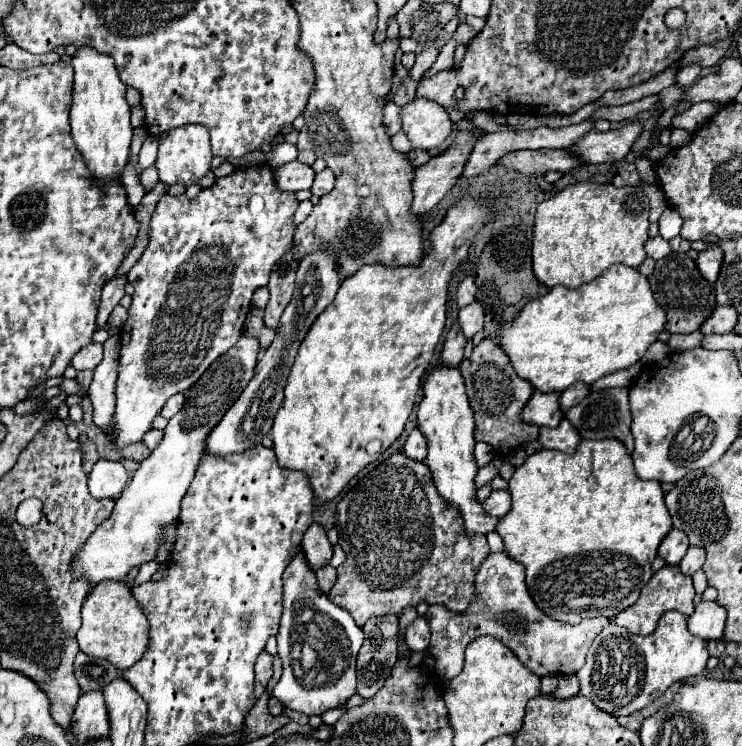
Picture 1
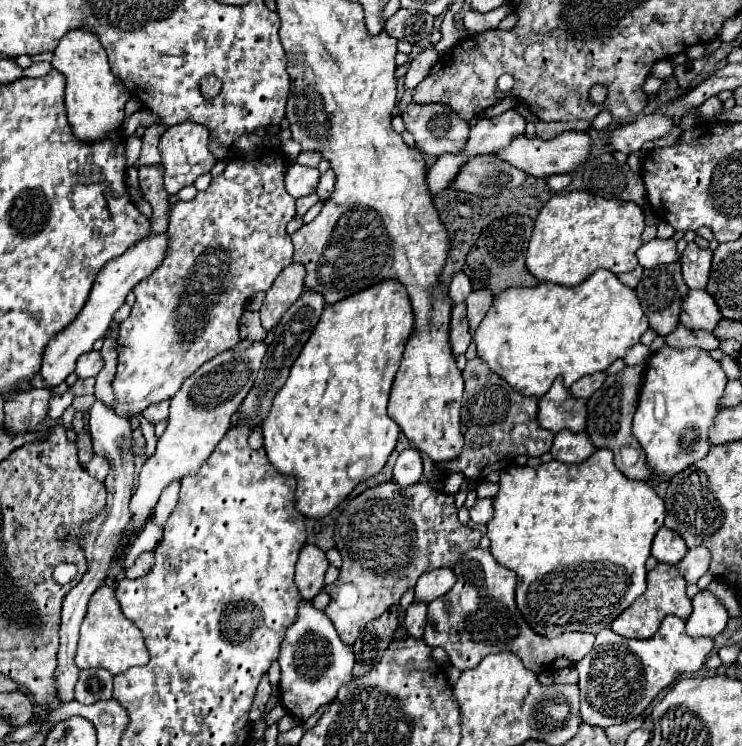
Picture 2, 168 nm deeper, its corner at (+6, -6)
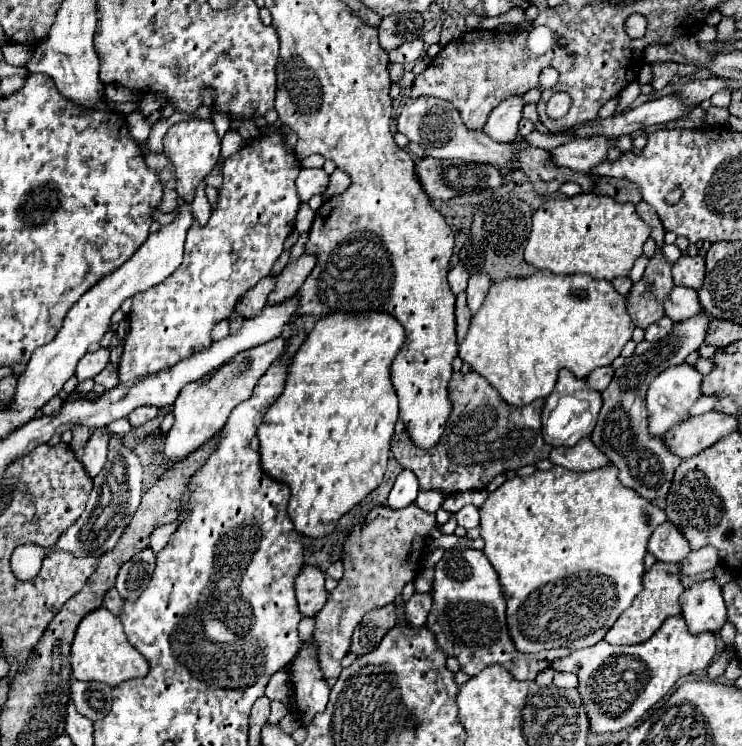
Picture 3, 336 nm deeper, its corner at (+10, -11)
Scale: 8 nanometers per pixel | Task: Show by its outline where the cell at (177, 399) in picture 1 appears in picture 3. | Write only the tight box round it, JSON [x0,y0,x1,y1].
[128,406,160,426]

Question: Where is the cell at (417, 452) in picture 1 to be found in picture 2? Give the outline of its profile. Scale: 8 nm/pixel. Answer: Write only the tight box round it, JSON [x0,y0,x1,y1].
[394,447,422,487]

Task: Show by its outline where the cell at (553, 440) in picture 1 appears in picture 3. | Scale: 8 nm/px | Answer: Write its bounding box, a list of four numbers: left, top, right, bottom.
[550,438,610,472]

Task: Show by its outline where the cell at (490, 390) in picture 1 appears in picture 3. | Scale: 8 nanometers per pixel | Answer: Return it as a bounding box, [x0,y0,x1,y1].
[390,372,552,496]

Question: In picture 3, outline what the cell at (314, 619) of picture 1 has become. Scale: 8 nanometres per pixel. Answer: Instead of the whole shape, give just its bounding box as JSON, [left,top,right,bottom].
[290,642,330,726]

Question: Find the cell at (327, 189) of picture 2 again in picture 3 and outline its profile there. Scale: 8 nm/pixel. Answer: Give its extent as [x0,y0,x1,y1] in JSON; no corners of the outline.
[324,170,350,196]

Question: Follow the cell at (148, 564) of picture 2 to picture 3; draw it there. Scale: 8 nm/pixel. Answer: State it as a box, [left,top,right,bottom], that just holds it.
[116,548,156,600]

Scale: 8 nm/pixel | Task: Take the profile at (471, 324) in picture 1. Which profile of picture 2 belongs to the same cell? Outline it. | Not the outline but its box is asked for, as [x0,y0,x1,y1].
[466,289,492,333]

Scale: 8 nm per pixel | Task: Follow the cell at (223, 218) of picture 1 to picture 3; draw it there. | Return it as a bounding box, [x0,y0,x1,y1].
[118,134,302,382]

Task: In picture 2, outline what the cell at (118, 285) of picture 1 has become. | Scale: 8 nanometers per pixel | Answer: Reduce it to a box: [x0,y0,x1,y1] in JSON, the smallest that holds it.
[42,233,168,389]

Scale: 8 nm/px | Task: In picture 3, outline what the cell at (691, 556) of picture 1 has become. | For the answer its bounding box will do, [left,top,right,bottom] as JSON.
[682,546,720,576]

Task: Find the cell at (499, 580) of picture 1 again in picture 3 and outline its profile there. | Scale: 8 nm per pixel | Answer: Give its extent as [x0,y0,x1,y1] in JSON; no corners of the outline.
[426,548,572,680]

